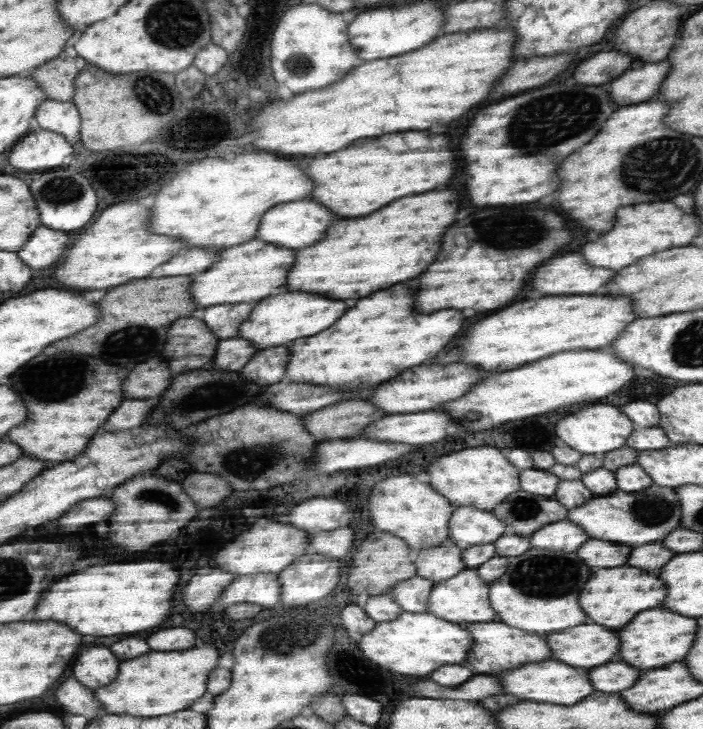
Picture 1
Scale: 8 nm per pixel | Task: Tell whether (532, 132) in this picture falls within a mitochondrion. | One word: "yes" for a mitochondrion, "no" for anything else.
yes

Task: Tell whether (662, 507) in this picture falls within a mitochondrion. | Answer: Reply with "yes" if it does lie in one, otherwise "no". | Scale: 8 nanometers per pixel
yes

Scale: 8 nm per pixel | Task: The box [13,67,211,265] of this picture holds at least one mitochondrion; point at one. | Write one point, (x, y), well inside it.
(150, 91)

